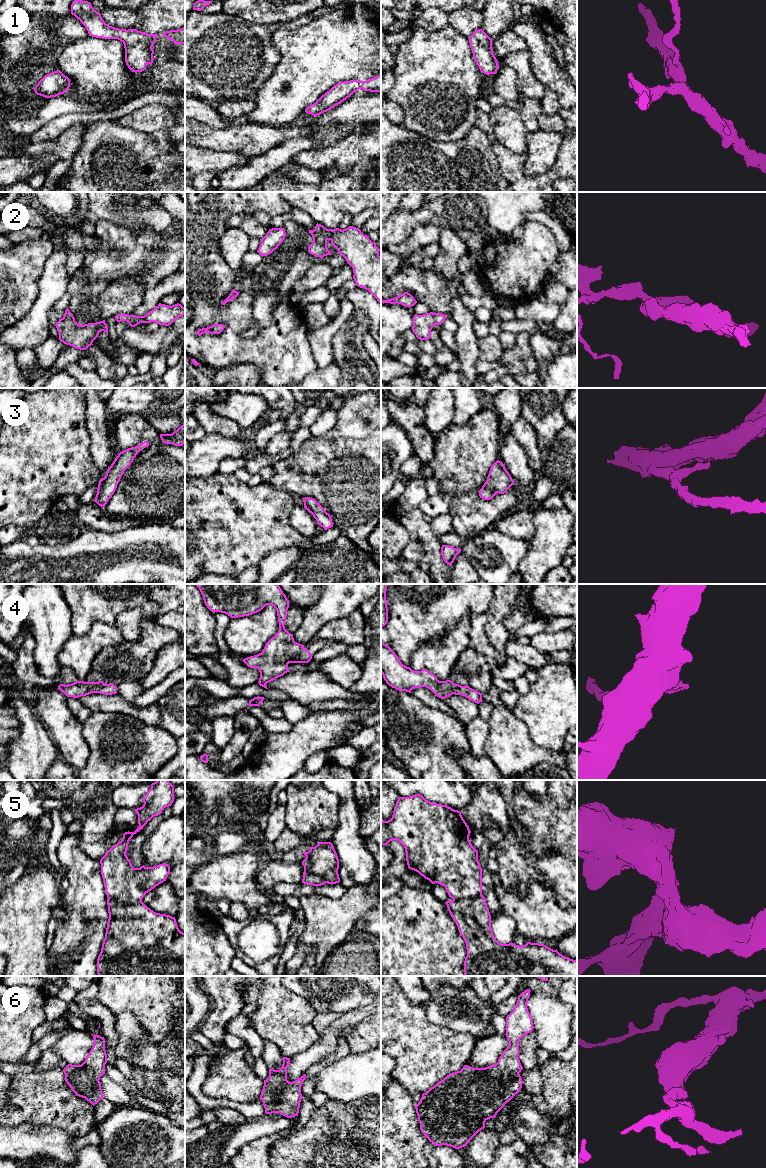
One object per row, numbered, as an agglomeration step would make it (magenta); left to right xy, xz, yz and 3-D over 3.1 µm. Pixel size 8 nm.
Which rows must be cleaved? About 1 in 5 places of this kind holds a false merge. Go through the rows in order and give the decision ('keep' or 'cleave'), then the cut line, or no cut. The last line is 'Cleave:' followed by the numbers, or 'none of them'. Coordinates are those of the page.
1: keep | no cut
2: keep | no cut
3: keep | no cut
4: keep | no cut
5: cleave | xy (108, 897), (129, 903), (141, 902)
6: keep | no cut
Cleave: 5

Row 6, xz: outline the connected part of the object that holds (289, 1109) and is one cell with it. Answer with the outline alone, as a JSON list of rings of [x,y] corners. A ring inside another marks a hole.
[[[283,1057],[283,1064],[279,1070],[269,1069],[269,1077],[264,1080],[264,1086],[260,1095],[265,1113],[280,1113],[291,1118],[298,1116],[302,1099],[301,1086],[306,1074],[293,1082],[287,1080],[287,1068],[290,1058]]]

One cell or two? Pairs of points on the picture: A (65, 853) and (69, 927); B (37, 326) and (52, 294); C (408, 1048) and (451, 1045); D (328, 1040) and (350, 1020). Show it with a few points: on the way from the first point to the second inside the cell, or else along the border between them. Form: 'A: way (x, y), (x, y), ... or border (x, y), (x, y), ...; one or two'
A: way (77, 871), (77, 909); one
B: way (37, 318), (44, 302); one
C: way (419, 1048), (440, 1048); one
D: way (331, 1034), (344, 1022); one

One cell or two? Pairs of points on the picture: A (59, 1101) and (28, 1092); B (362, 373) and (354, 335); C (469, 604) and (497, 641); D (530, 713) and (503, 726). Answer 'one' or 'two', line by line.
A: one
B: one
C: two
D: two

